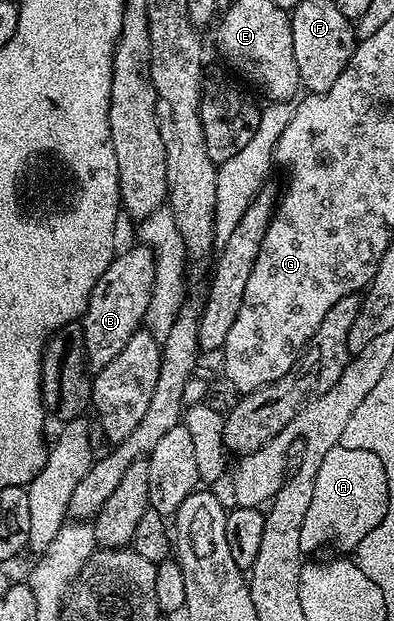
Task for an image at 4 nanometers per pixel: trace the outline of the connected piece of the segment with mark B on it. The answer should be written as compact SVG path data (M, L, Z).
M143 244L117 253L104 274L100 274L96 286L92 286L86 311L80 317L87 368L97 370L108 366L108 362L128 346L128 338L143 327L152 302L154 278L154 251Z

